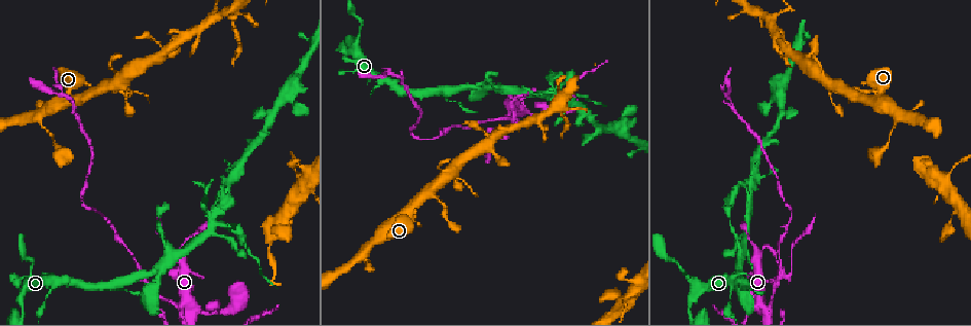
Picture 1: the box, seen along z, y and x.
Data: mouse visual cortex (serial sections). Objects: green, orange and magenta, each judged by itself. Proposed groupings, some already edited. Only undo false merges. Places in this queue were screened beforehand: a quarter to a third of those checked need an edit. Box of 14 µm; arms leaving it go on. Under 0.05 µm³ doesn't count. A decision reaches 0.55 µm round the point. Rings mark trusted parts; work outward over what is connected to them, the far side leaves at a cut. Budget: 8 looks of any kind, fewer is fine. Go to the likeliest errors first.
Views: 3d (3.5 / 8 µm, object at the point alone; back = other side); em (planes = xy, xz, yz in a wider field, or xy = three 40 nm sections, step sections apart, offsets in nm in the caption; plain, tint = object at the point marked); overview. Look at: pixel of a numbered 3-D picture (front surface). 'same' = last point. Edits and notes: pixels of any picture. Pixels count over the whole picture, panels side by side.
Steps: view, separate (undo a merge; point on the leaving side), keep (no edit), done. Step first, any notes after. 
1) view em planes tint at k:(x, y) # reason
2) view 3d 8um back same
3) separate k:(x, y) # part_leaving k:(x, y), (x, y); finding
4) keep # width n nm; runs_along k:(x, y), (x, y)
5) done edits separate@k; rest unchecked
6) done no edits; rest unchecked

view 3d 3.5um at 1:(502, 139)

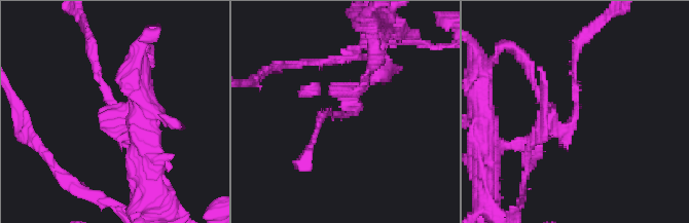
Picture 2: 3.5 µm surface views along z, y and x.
view em planes tint at 2:(577, 110)

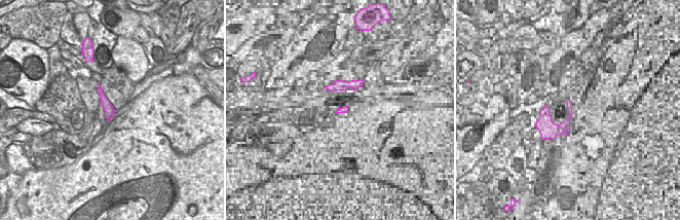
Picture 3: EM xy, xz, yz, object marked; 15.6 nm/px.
keep # arm_widths 100, 100 nm; runs_along 2:(136, 98), (117, 128), (92, 49); continuous, no second cell

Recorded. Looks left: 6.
view 3d 3.5um at 1:(766, 307) # small branch off a trunk

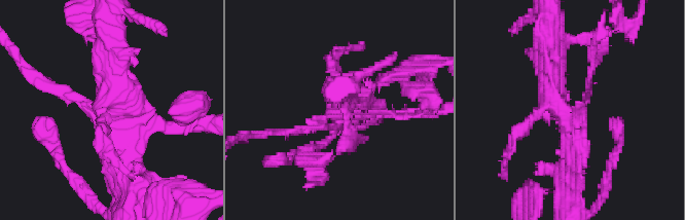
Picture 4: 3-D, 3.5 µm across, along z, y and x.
view em xy step 2 tint at 4:(94, 114) # now the EM

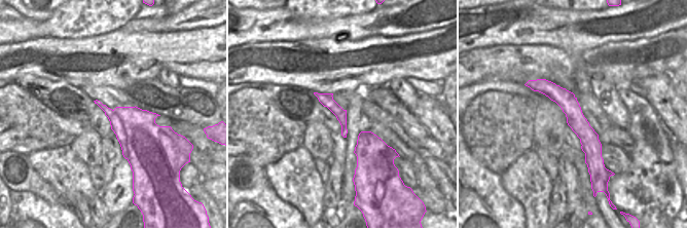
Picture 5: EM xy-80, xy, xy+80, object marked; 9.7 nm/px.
separate 4:(65, 93) # arm_widths 150, 150, 300, 400 nm; two cells meet here

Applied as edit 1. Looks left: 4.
view 3d 3.5um at 1:(761, 12)

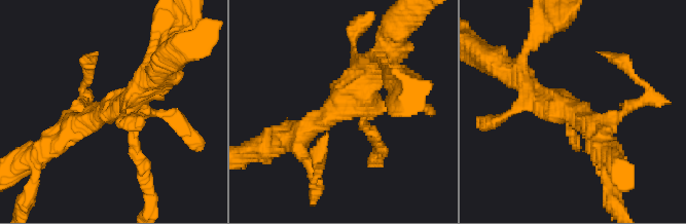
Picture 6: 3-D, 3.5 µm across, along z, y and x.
view em xy step 2 tint at 6:(343, 106)

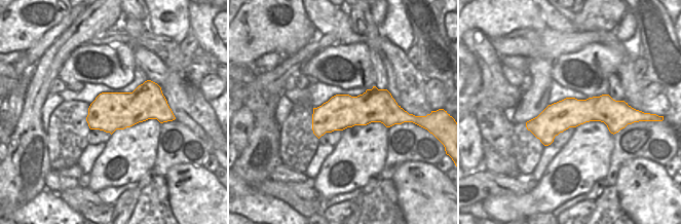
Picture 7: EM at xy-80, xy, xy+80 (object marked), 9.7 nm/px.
view em xy step 1 tint same

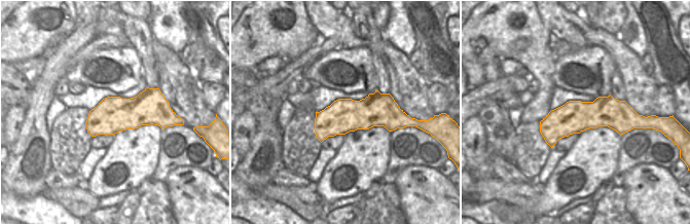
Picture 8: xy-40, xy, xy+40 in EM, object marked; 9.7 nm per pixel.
separate 6:(140, 169) # part_leaving 6:(134, 132), (149, 208); a second cell is stuck on

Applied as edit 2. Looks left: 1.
done edits separate@4, separate@6; rest unchecked

